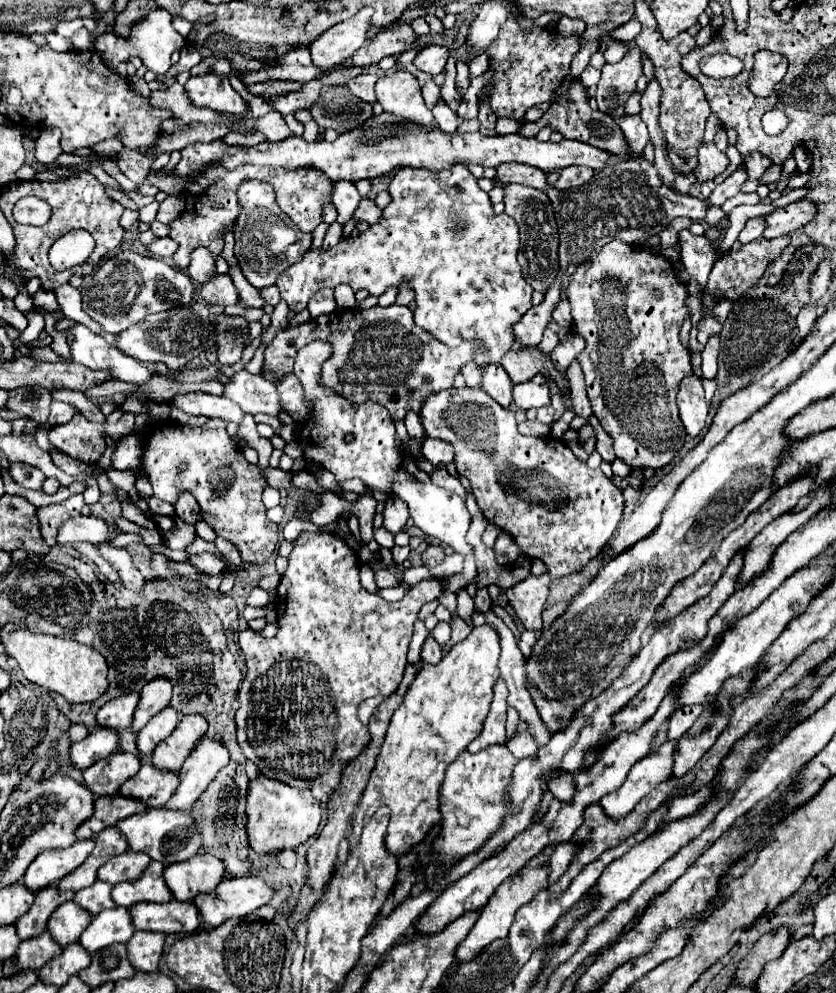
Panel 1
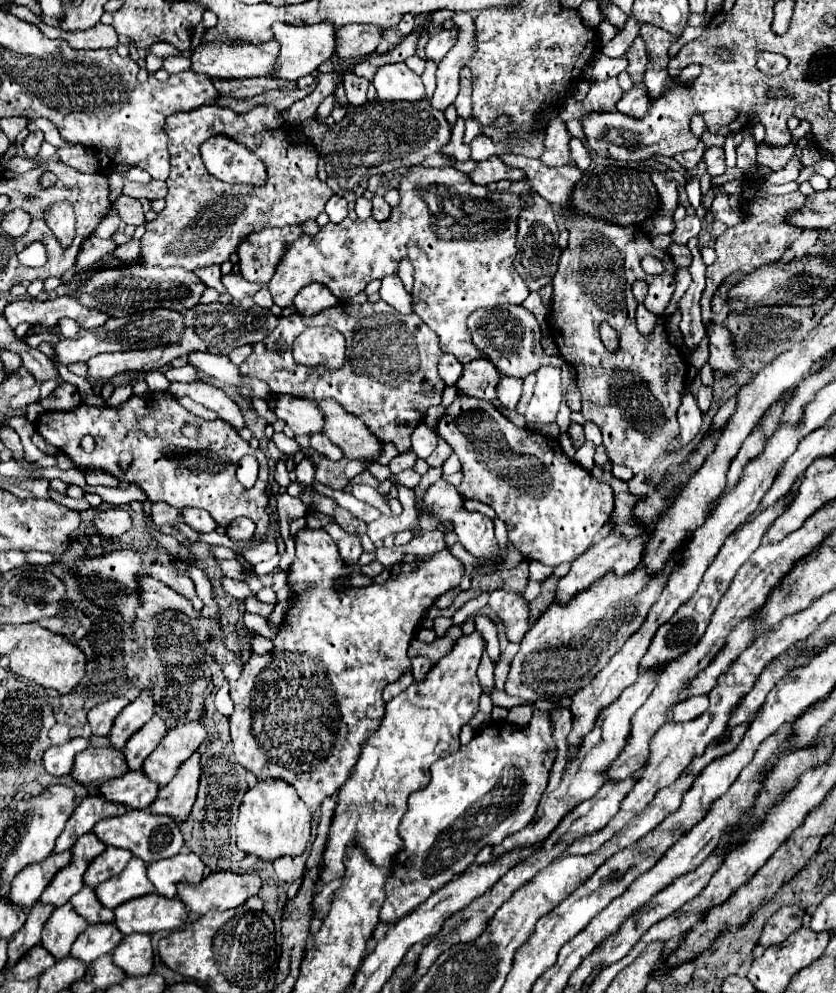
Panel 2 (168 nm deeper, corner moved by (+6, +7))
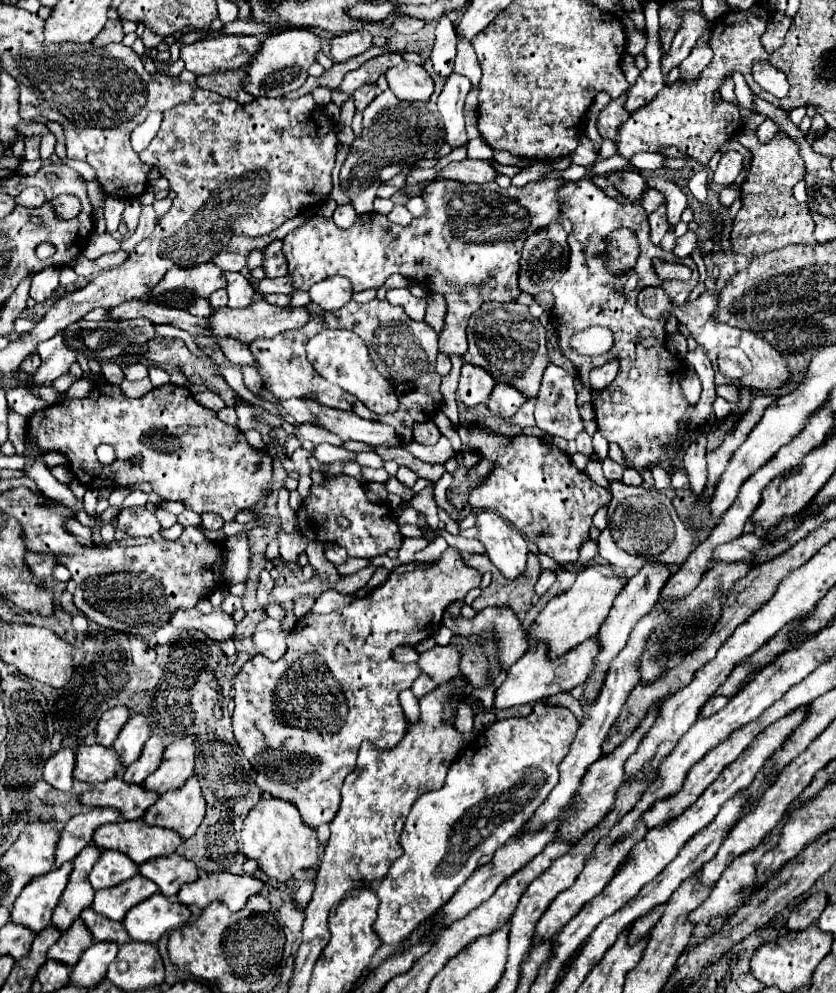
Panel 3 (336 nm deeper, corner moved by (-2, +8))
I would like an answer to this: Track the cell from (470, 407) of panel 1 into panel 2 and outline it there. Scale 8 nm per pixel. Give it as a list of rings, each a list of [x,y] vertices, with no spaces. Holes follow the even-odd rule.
[[[457,395],[457,399],[451,405],[451,411],[453,407],[459,407],[459,413],[455,417],[447,413],[439,421],[435,433],[441,435],[451,445],[451,449],[457,453],[463,465],[463,483],[459,487],[461,497],[479,499],[481,503],[493,507],[497,517],[505,521],[509,539],[529,561],[539,561],[545,565],[561,565],[565,561],[569,563],[575,561],[585,549],[589,549],[593,537],[607,523],[613,511],[611,487],[607,483],[599,483],[595,477],[591,477],[589,471],[571,461],[561,451],[557,439],[549,439],[545,435],[529,433],[527,429],[515,427],[489,401]]]

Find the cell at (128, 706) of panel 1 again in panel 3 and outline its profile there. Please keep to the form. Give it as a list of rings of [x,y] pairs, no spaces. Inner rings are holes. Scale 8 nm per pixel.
[[[115,706],[107,712],[103,712],[99,724],[97,724],[97,742],[103,746],[111,746],[117,738],[123,724],[129,720],[129,708],[127,706]]]

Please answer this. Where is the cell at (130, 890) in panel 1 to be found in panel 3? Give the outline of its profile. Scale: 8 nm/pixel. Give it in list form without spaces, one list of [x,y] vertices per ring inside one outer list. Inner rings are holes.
[[[135,874],[131,880],[125,880],[123,884],[97,890],[93,900],[93,910],[101,912],[103,916],[111,920],[123,920],[125,912],[133,908],[135,904],[147,900],[157,892],[157,884],[153,880],[147,880],[141,874]]]

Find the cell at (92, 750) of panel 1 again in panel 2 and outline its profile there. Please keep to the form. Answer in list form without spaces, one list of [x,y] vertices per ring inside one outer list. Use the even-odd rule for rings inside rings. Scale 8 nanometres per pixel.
[[[77,737],[67,741],[65,745],[57,745],[57,747],[49,747],[43,755],[43,765],[45,771],[53,777],[63,777],[71,773],[71,765],[73,759],[79,751],[83,751],[85,747],[89,747],[89,739],[85,737]]]

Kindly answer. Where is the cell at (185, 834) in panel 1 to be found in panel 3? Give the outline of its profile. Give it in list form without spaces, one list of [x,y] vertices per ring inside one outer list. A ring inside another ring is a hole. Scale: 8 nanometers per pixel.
[[[121,820],[99,826],[91,844],[103,850],[121,850],[135,864],[143,864],[151,858],[177,852],[183,844],[183,838],[179,838],[179,834],[169,828],[149,826],[141,820]]]

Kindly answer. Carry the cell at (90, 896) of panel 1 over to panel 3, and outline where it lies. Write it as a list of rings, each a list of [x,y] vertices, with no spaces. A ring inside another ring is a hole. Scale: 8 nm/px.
[[[85,908],[81,912],[81,920],[87,924],[87,928],[93,934],[93,940],[115,940],[117,944],[123,944],[129,940],[127,930],[123,928],[121,922],[109,920],[107,916],[101,916],[99,912],[95,914],[93,908]]]

